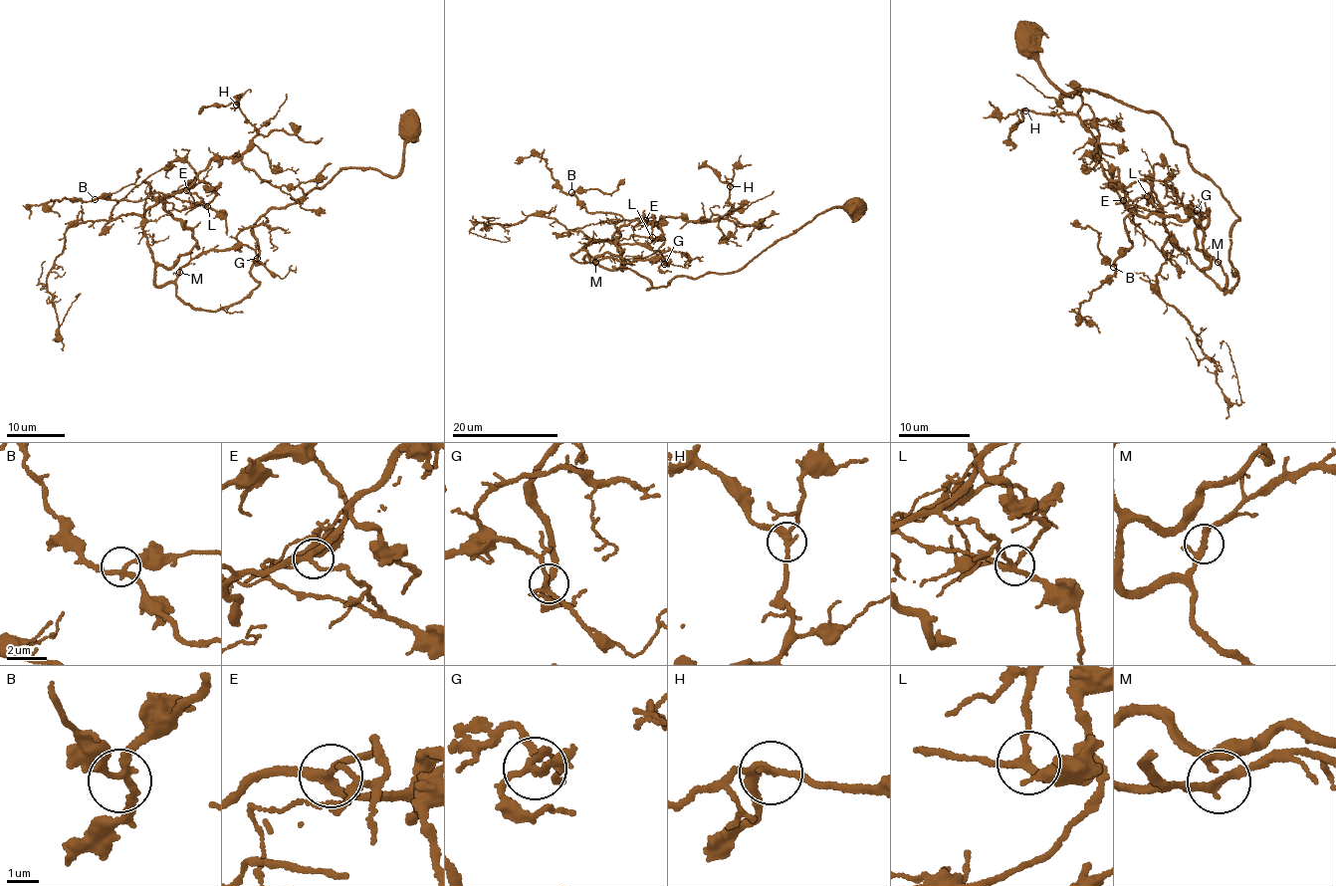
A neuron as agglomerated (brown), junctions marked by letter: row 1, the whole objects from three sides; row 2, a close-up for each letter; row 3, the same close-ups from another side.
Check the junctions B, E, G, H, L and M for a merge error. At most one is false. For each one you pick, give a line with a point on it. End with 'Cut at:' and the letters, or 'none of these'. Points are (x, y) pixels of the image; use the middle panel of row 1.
Cut at: none of these

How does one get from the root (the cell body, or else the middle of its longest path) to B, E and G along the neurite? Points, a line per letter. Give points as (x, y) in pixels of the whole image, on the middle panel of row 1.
B: (856, 206), (815, 215), (738, 270), (649, 289), (628, 269), (571, 257), (633, 230), (571, 192)
E: (856, 206), (815, 215), (738, 270), (666, 286), (571, 257), (645, 220)
G: (856, 206), (815, 215), (738, 270), (679, 276), (666, 286), (649, 289), (628, 269), (583, 258), (664, 264)

